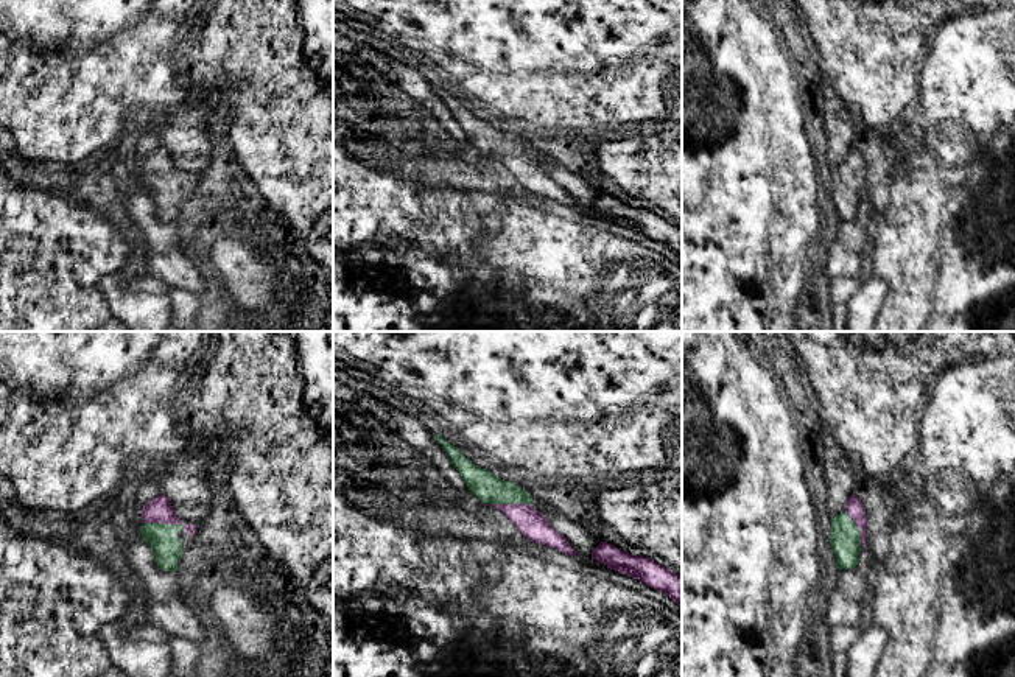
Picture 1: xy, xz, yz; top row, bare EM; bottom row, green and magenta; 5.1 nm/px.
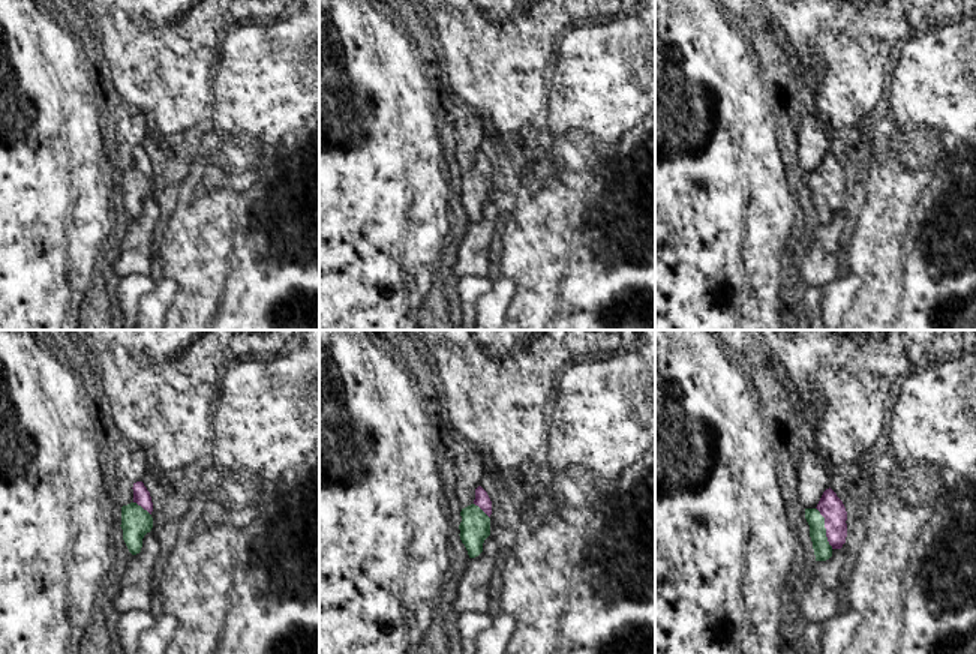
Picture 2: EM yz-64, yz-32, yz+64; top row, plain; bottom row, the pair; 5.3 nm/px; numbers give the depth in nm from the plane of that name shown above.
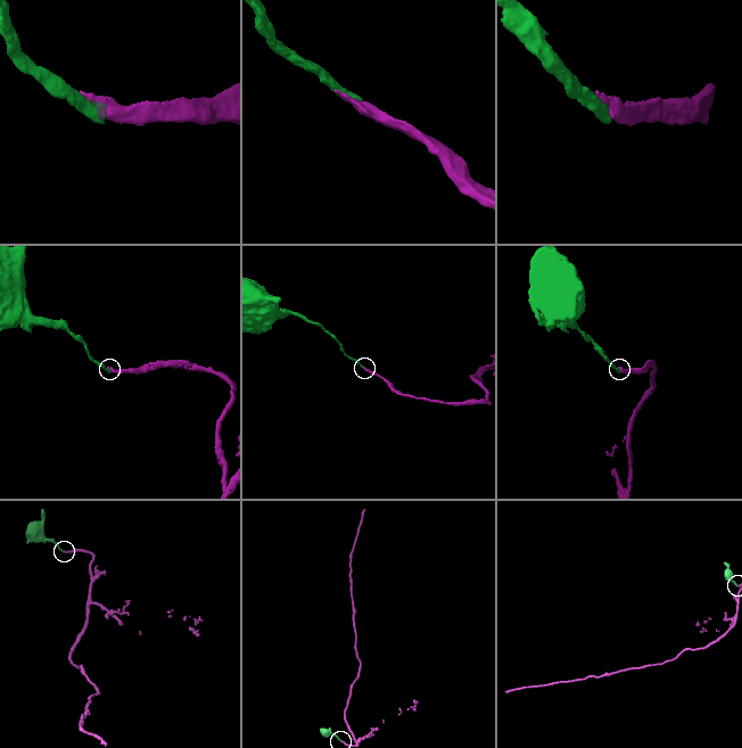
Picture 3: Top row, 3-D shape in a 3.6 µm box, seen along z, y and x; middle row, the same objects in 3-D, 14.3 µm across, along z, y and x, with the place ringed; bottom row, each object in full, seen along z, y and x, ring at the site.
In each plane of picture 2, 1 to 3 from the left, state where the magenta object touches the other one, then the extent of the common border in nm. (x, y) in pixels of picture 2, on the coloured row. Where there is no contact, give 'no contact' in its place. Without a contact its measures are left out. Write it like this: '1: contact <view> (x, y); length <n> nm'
1: contact yz-64 (141, 507); length 120 nm
2: contact yz-32 (482, 510); length 120 nm
3: contact yz+64 (825, 528); length 240 nm

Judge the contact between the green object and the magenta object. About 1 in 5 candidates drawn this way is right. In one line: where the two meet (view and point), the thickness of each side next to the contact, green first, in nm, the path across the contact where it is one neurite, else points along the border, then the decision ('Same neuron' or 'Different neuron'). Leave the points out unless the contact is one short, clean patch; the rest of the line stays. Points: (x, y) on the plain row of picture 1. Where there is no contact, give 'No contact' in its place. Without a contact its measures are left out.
Touches green at xy (165, 176). Thickness 140 nm (green) against 130 nm. Path across: xy (168, 201), (165, 196), (165, 176), (159, 168), (159, 161). Same neuron

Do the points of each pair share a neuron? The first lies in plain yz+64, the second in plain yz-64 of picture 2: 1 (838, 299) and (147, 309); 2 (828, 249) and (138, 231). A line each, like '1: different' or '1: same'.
1: same
2: same

